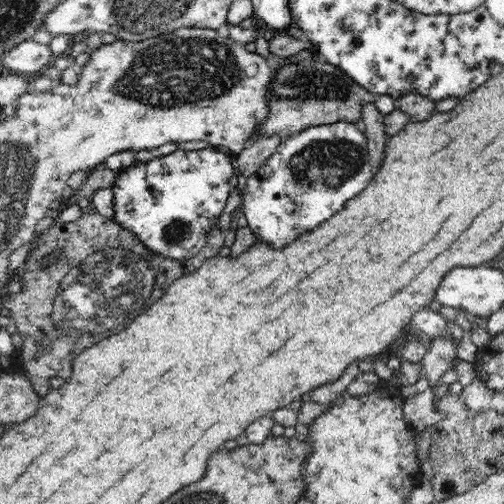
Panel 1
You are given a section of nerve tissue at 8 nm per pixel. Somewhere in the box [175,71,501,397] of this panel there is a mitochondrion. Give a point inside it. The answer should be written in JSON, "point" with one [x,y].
{"point":[326,164]}

